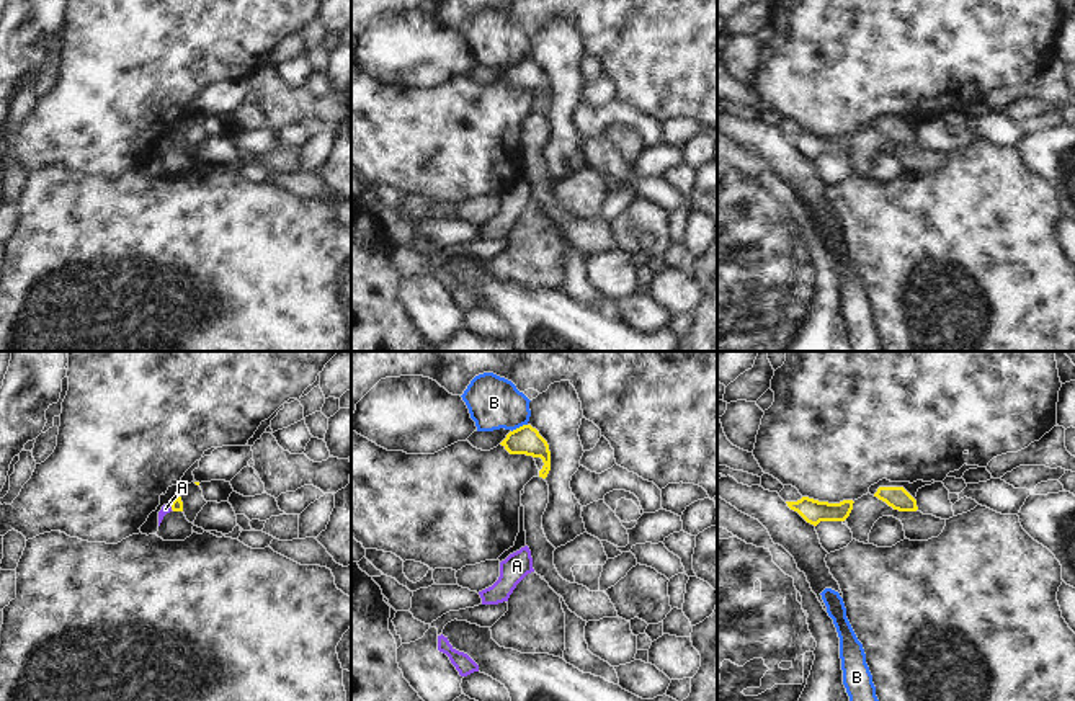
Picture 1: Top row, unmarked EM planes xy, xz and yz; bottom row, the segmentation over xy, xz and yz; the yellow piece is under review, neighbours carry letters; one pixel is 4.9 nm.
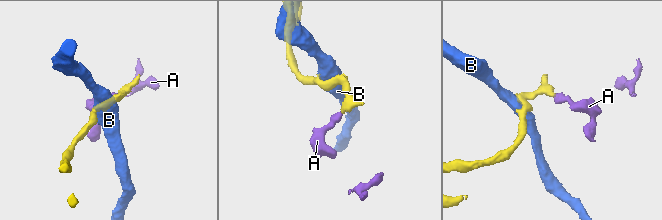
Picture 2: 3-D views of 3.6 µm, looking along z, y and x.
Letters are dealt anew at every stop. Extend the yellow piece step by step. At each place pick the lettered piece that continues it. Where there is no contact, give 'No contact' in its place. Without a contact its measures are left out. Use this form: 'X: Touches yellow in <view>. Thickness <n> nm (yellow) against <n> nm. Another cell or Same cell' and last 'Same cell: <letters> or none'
A: Touches yellow in xy. Thickness 60 nm (yellow) against 50 nm. Another cell
B: Touches yellow in xz. Thickness 140 nm (yellow) against 260 nm. Another cell
Same cell: none.

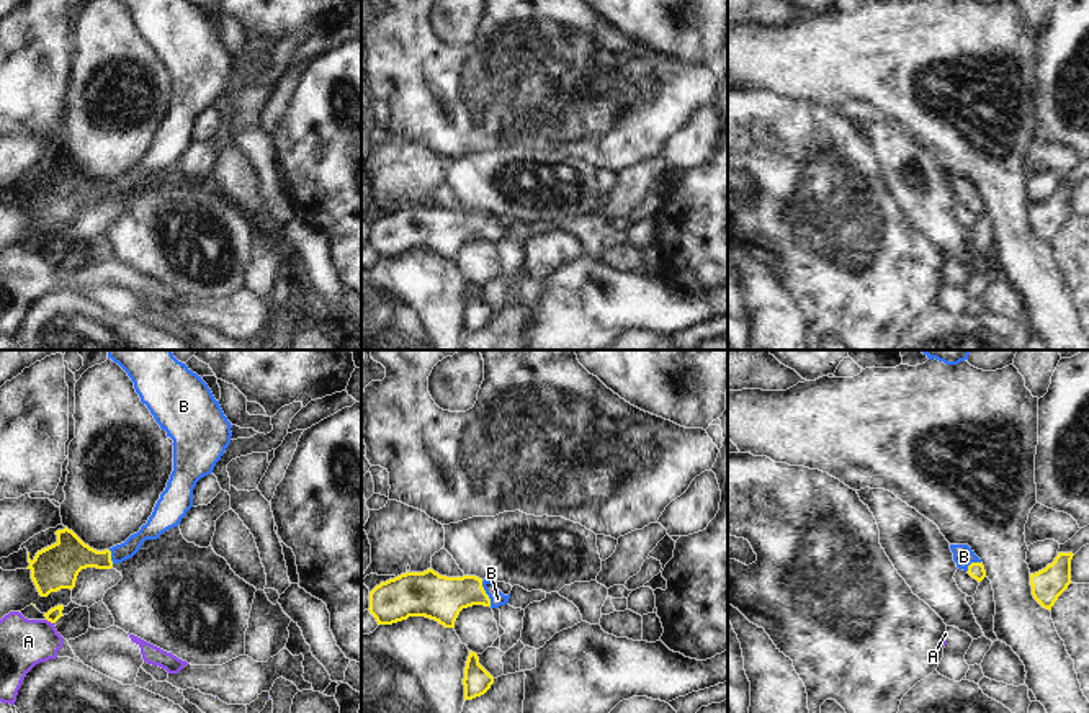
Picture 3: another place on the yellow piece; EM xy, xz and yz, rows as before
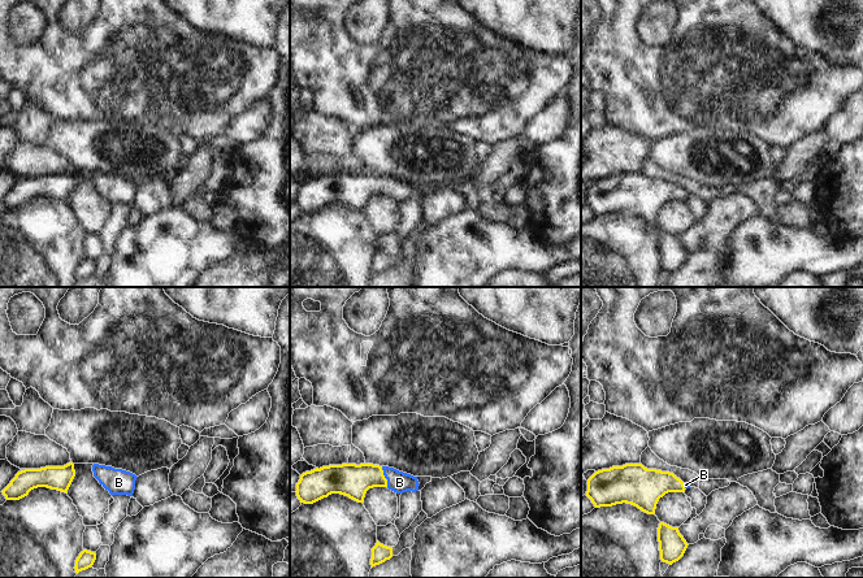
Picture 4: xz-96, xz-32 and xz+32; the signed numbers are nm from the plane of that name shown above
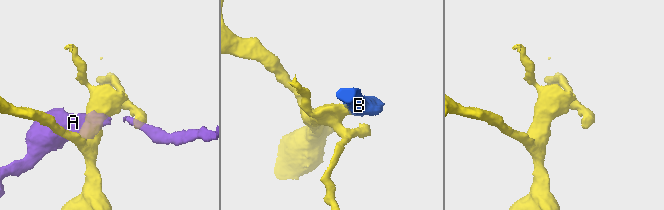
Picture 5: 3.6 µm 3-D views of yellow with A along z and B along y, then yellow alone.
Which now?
A: Touches yellow in xy. Thickness 70 nm (yellow) against 240 nm. Another cell
B: Touches yellow in xz. Thickness 220 nm (yellow) against 70 nm. Same cell
Same cell: B.

